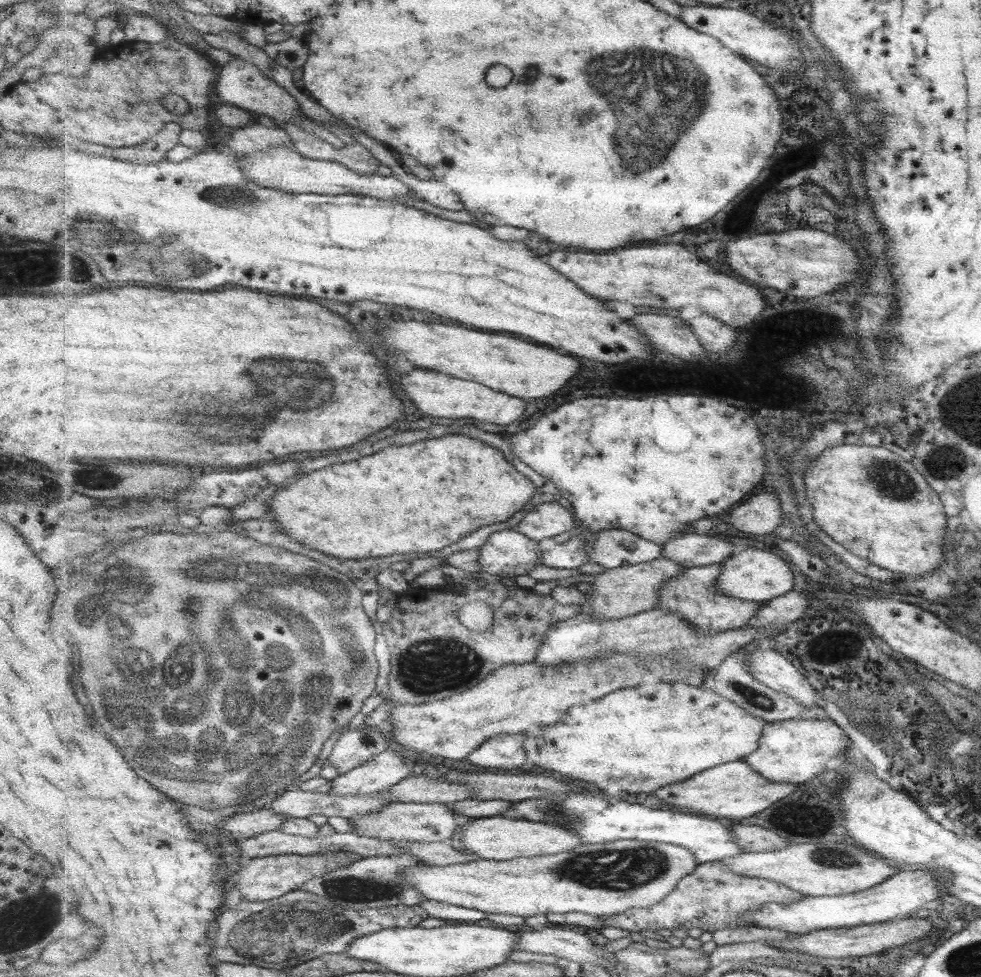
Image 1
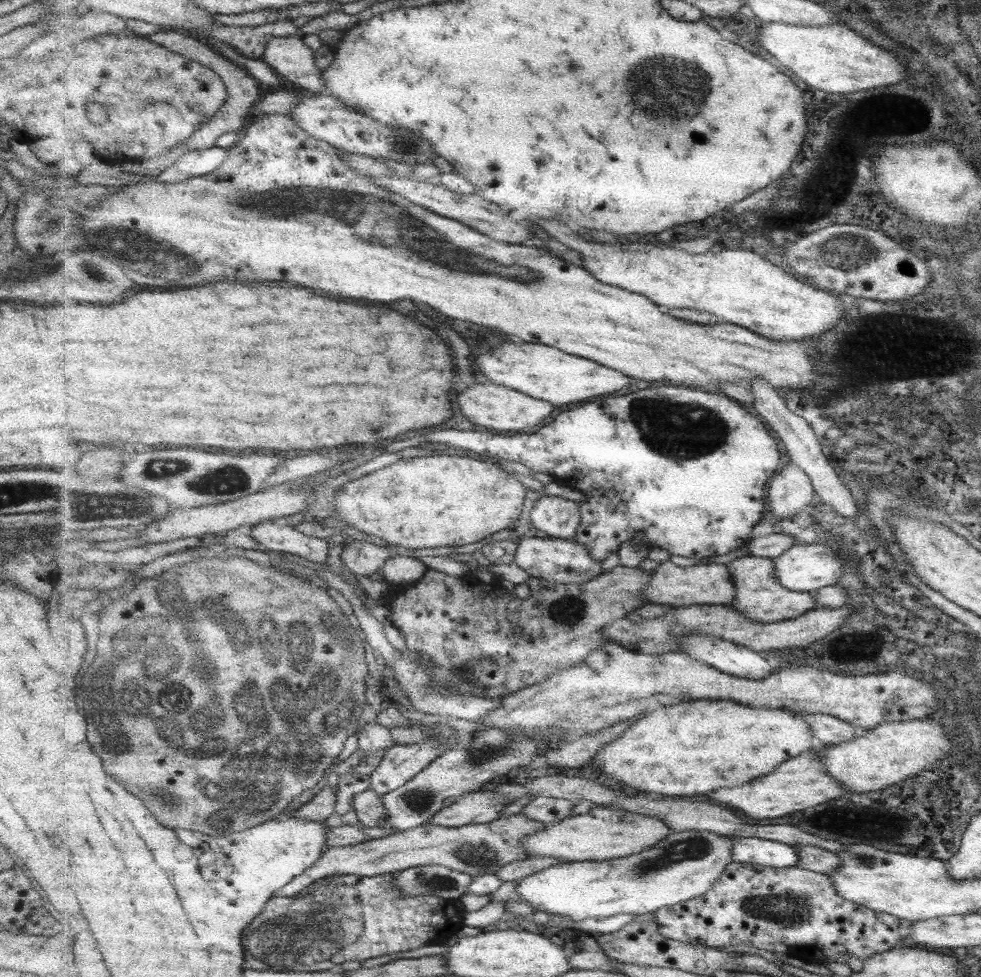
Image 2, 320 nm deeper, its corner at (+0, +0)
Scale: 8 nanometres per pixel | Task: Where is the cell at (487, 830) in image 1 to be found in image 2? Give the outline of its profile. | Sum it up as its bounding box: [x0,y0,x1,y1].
[523,806,671,862]

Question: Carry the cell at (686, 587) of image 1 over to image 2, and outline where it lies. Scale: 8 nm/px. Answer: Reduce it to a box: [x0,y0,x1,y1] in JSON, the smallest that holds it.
[728,555,817,622]

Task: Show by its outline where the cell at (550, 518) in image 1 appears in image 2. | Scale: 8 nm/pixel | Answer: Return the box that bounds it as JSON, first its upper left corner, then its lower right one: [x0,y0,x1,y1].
[533,496,582,539]

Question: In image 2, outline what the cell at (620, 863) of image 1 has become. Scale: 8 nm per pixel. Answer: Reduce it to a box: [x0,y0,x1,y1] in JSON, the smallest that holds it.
[517,831,734,921]

